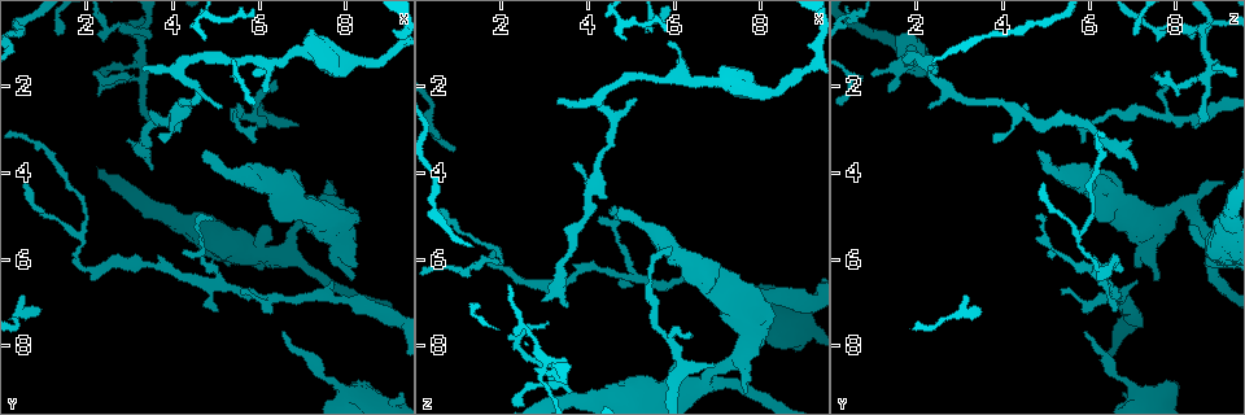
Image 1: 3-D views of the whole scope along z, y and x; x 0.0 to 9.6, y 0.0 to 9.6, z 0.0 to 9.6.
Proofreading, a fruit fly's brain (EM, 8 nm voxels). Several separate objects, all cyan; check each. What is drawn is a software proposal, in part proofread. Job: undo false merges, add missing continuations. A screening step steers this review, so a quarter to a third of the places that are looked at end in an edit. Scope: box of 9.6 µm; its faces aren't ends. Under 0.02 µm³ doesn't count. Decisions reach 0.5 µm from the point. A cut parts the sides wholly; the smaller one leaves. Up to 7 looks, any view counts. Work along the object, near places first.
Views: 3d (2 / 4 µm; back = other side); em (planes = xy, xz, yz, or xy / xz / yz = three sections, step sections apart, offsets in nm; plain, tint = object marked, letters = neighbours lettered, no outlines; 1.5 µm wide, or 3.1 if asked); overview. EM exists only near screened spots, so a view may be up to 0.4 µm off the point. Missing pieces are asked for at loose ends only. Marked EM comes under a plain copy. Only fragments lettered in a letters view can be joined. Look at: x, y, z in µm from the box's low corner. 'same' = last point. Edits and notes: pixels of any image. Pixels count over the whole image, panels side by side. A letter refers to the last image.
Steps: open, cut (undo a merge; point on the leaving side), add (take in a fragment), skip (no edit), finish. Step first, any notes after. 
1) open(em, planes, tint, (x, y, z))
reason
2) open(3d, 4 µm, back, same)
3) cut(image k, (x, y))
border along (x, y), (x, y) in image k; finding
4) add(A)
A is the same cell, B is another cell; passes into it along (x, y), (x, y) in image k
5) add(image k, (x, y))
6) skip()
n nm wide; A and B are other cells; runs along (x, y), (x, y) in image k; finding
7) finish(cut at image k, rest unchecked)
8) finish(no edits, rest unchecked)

open(3d, 4 µm, back, (4.25, 1.55, 2.35))
abrupt turn

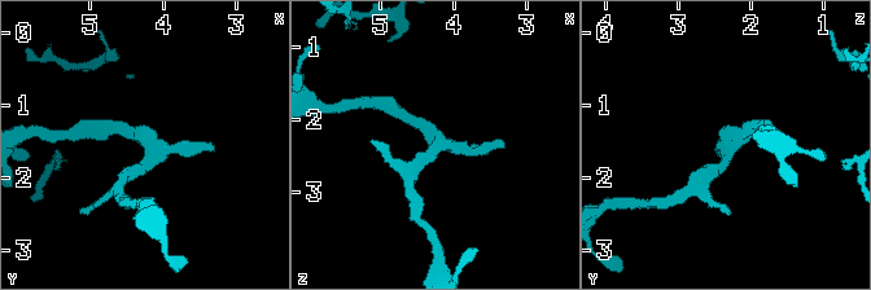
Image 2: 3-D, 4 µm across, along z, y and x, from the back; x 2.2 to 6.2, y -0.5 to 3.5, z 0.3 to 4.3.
open(em, planes, letters, (4.25, 1.50, 2.30))

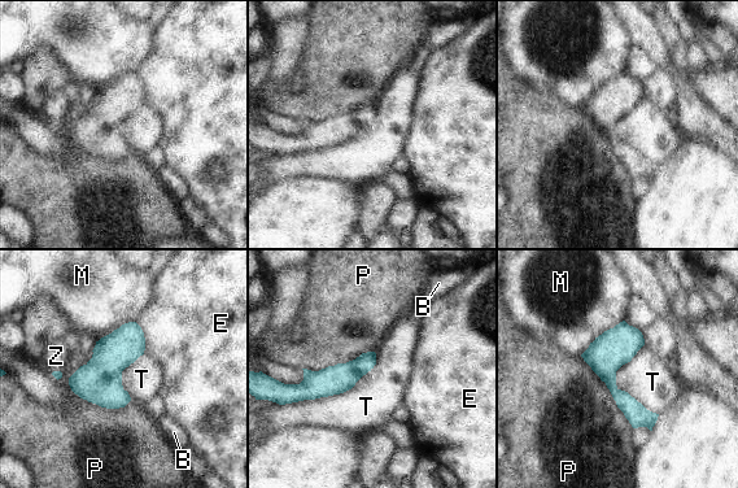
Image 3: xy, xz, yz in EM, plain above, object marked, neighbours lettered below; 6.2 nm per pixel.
skip()
T touches over 600 nm; B, E, M, P, T and Z are other cells; runs along (623, 325), (610, 382), (650, 423) in image 3; all the same neuron

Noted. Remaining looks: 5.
open(em, yz, step 4, letters, (4.70, 3.50, 4.90))
free end

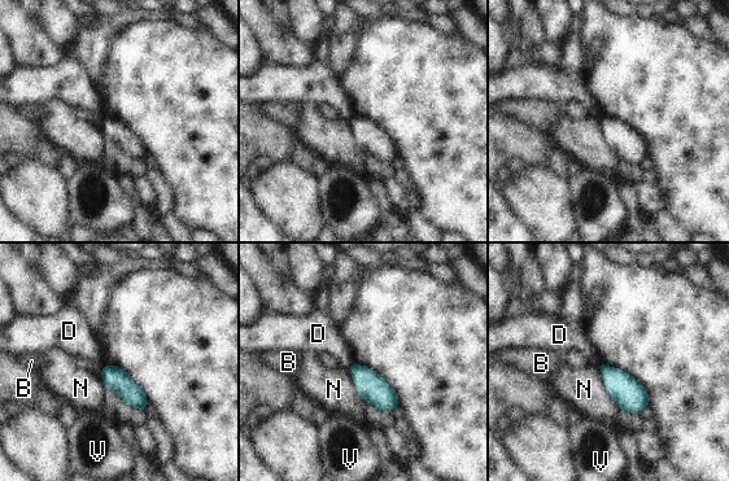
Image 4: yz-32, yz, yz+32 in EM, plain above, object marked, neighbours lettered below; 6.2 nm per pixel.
skip()
150 nm wide; B, D, N and V are other cells; border along (356, 363), (349, 370) in image 4; none of them fits

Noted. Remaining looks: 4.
open(em, xz, step 4, letters, (2.45, 1.95, 8.00))
sharp bend

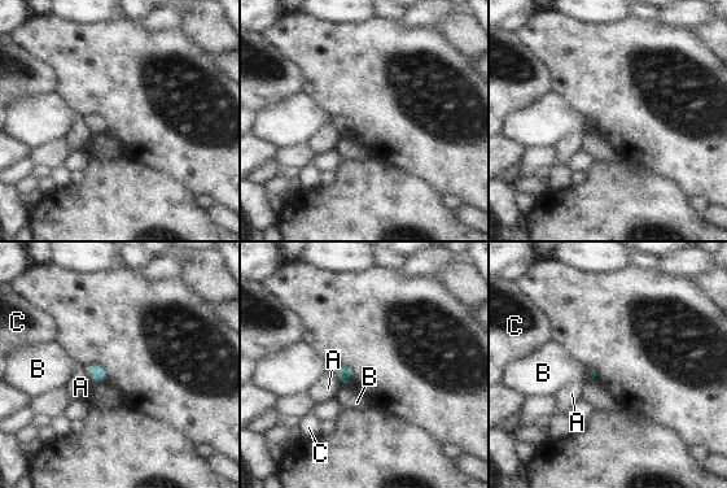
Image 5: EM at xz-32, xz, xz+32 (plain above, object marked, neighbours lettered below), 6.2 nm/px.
skip()
A, B and C are other cells; border along (90, 367), (91, 377), (95, 380) in image 5; one neuron here

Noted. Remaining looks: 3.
finish(no edits, rest unchecked)

